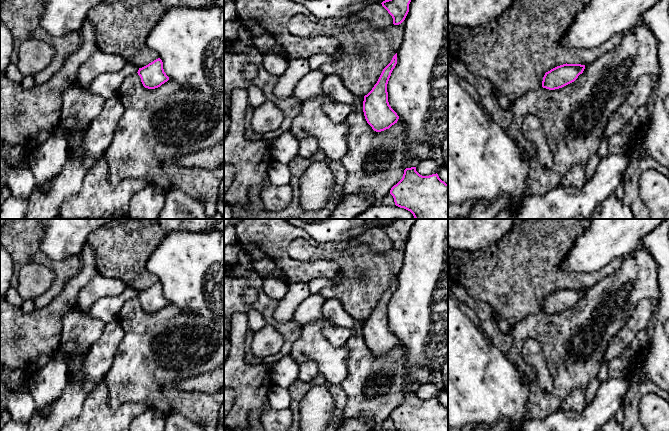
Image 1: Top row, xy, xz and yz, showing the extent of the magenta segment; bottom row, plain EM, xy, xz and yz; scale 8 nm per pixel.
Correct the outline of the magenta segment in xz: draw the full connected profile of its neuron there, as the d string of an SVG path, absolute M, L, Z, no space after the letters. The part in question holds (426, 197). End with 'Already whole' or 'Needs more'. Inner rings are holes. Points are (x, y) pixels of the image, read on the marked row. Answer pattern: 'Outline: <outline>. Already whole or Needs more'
Outline: M416 167L406 168L390 194L395 205L410 211L415 219L448 219L448 184L437 173L422 176Z. Already whole

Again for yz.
Outline: M566 63L557 66L545 73L542 81L542 87L549 90L562 88L574 82L578 76L583 73L584 69L585 65L581 64Z. Already whole

